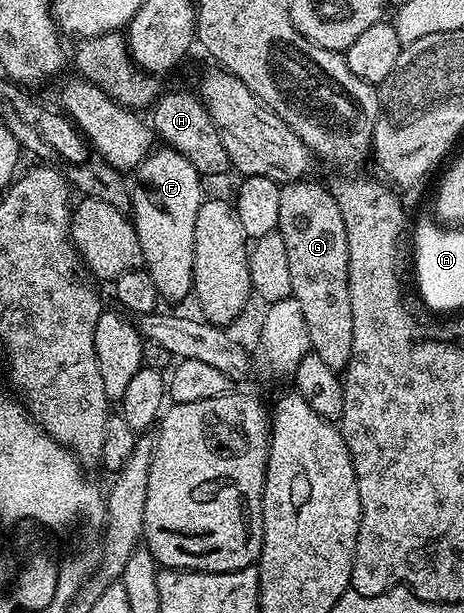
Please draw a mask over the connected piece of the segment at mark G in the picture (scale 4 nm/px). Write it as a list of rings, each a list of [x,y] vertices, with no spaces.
[[[310,181],[286,183],[279,193],[279,221],[287,262],[291,273],[292,298],[299,301],[303,317],[307,320],[307,333],[312,354],[320,357],[333,371],[340,372],[348,365],[351,357],[351,293],[347,273],[347,229],[343,225],[343,213],[339,213],[337,196],[332,190]]]

